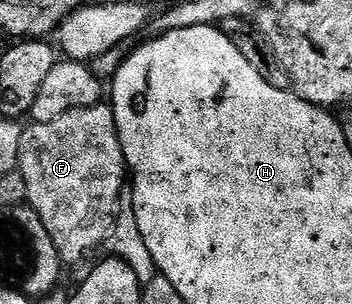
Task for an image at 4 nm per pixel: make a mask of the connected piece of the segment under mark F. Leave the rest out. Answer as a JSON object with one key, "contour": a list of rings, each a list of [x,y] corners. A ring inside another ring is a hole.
{"contour":[[[106,102],[85,109],[73,109],[53,117],[53,121],[28,122],[22,128],[18,170],[25,177],[29,207],[37,211],[64,264],[79,263],[94,247],[102,248],[115,226],[119,199],[125,190],[127,162],[123,160],[121,141],[115,124],[115,111]]]}

